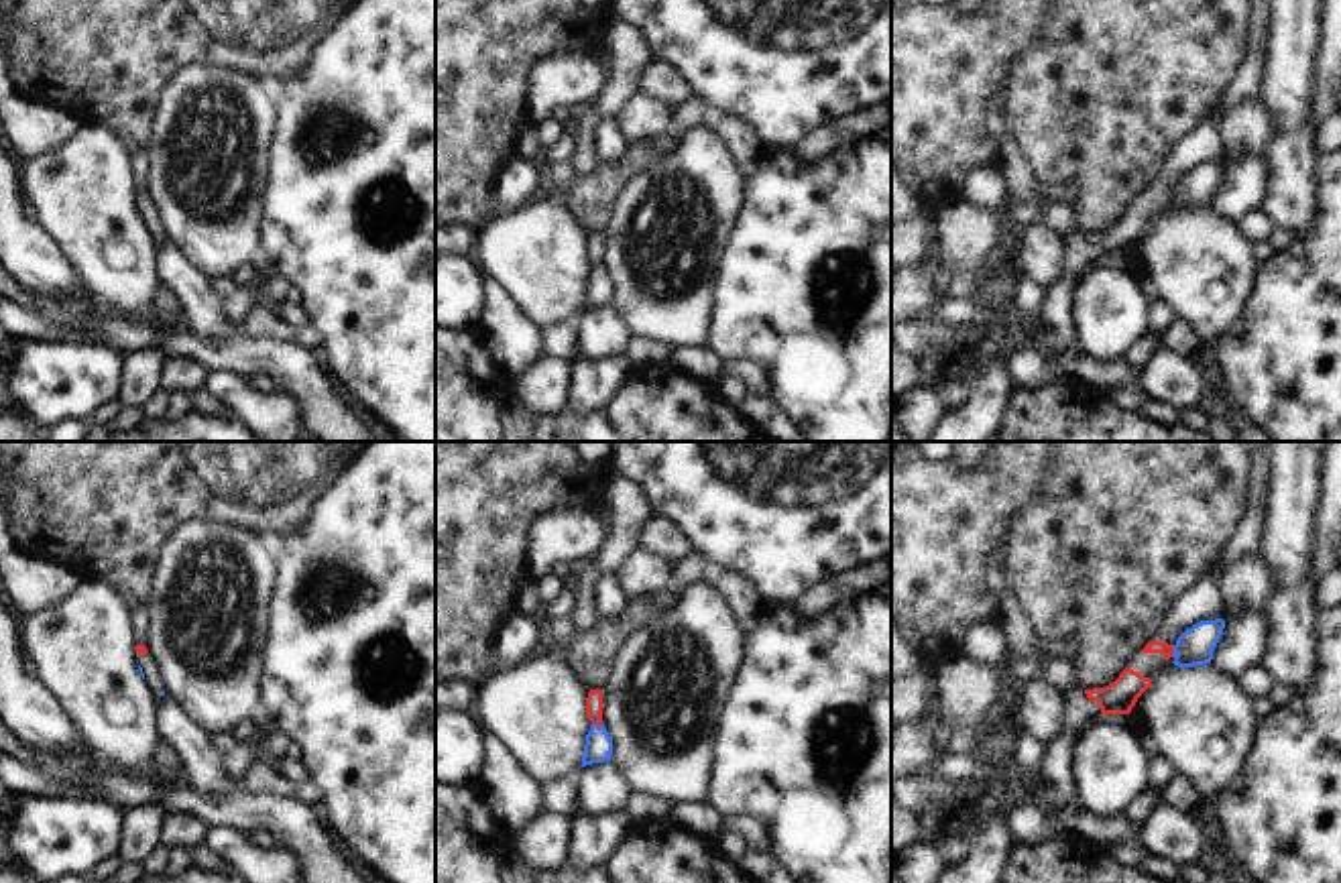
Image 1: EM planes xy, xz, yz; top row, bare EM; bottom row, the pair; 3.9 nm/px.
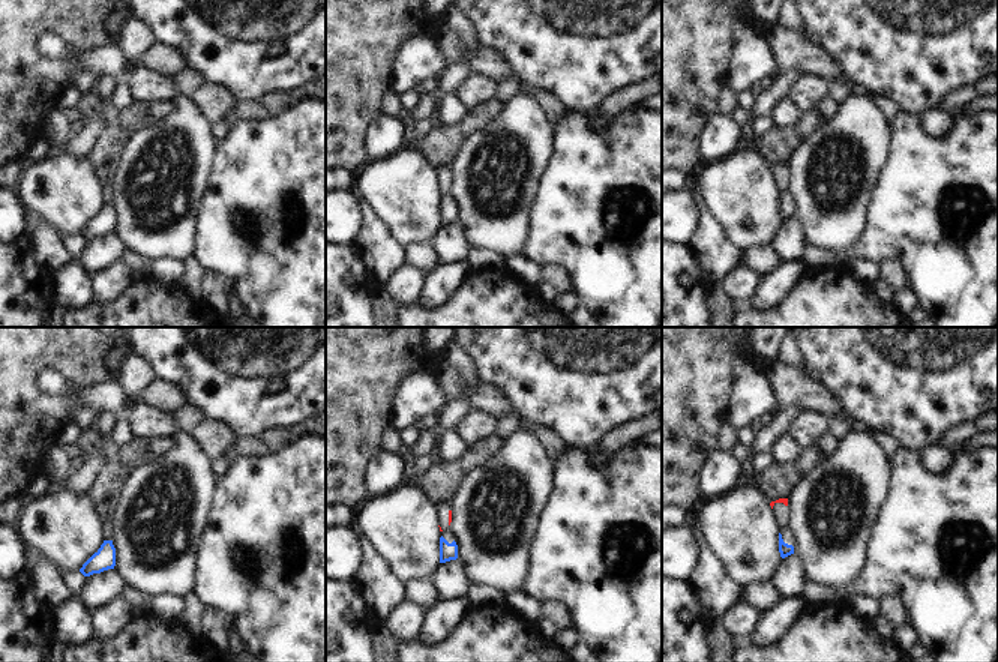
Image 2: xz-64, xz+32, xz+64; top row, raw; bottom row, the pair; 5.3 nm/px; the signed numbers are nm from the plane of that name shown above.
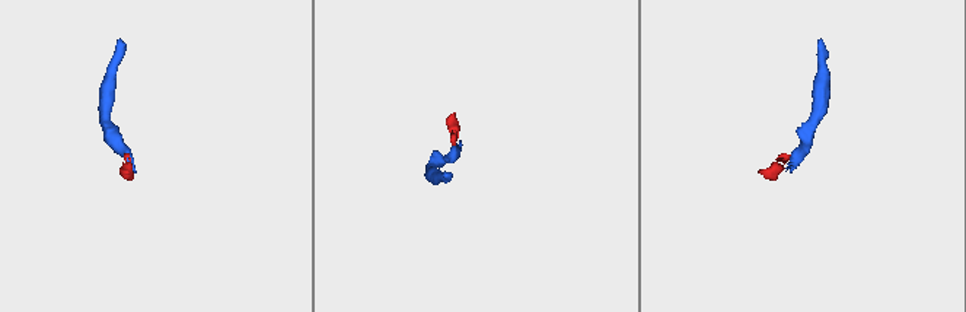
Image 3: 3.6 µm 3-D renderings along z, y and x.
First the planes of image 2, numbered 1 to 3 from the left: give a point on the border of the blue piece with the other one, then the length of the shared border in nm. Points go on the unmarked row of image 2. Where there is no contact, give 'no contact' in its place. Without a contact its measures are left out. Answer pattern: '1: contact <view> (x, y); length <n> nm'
1: no contact
2: no contact
3: no contact

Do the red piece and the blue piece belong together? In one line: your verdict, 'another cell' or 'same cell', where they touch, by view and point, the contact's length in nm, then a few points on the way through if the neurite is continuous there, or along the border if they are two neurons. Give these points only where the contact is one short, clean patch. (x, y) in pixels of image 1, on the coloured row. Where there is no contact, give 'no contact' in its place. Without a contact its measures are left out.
another cell; meets red in yz at (1173, 652); contact 50 nm long; border along yz (1175, 645), (1171, 656)

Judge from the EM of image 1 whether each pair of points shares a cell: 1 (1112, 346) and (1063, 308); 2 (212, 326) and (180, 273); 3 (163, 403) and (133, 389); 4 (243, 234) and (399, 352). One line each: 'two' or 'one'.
1: two
2: one
3: two
4: two

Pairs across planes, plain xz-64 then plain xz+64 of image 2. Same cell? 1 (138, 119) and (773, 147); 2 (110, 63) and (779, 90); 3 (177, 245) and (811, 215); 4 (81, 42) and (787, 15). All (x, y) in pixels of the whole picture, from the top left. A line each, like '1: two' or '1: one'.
1: one
2: two
3: one
4: two

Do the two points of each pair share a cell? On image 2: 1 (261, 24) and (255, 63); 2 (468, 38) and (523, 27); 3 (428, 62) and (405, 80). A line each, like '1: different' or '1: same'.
1: same
2: different
3: same

